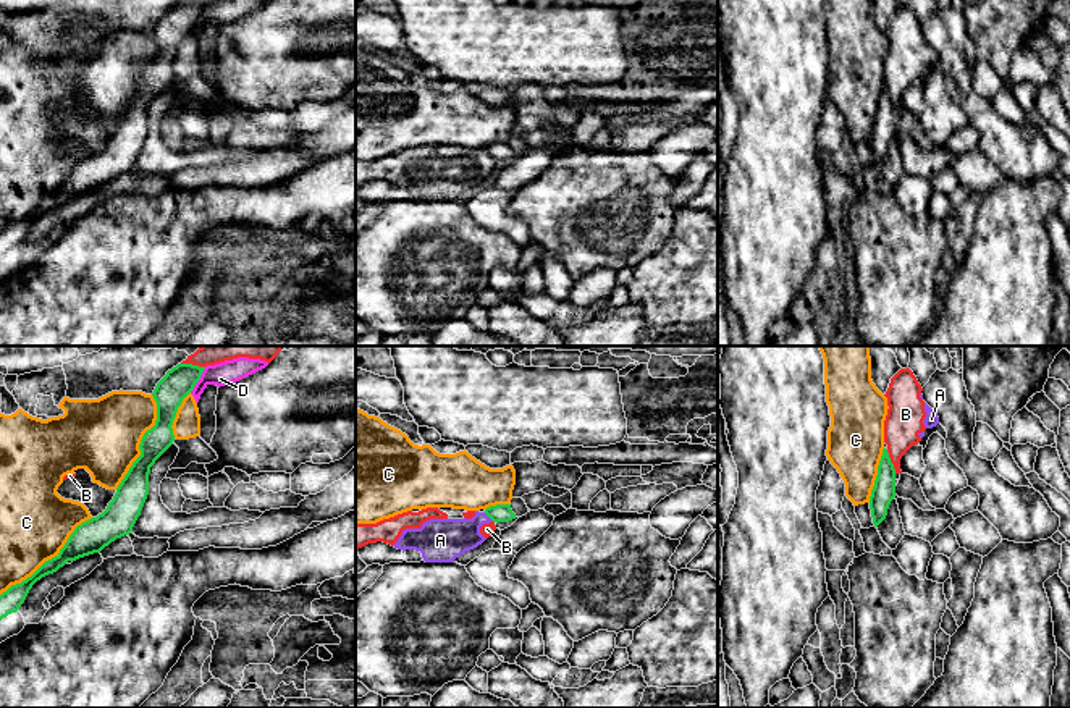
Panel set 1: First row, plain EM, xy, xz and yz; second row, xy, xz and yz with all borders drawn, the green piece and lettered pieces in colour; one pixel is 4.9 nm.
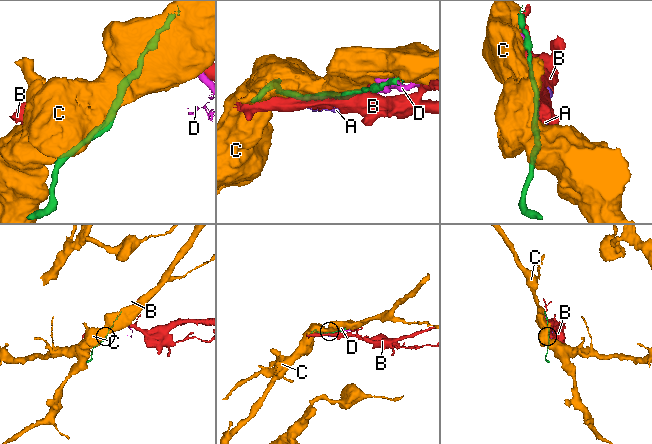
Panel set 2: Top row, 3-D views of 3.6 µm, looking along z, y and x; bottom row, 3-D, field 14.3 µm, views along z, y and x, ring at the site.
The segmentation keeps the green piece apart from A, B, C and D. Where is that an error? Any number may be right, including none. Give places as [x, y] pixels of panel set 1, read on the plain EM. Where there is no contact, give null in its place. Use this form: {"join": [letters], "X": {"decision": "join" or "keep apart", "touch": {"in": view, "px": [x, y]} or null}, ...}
{"join": [], "A": {"decision": "keep apart", "touch": {"in": "xz", "px": [488, 154]}}, "B": {"decision": "keep apart", "touch": {"in": "yz", "px": [889, 99]}}, "C": {"decision": "keep apart", "touch": {"in": "xy", "px": [49, 198]}}, "D": {"decision": "keep apart", "touch": {"in": "xy", "px": [199, 16]}}}

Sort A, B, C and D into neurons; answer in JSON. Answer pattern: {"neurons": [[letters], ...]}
{"neurons": [["A", "B"], ["C"], ["D"]]}

